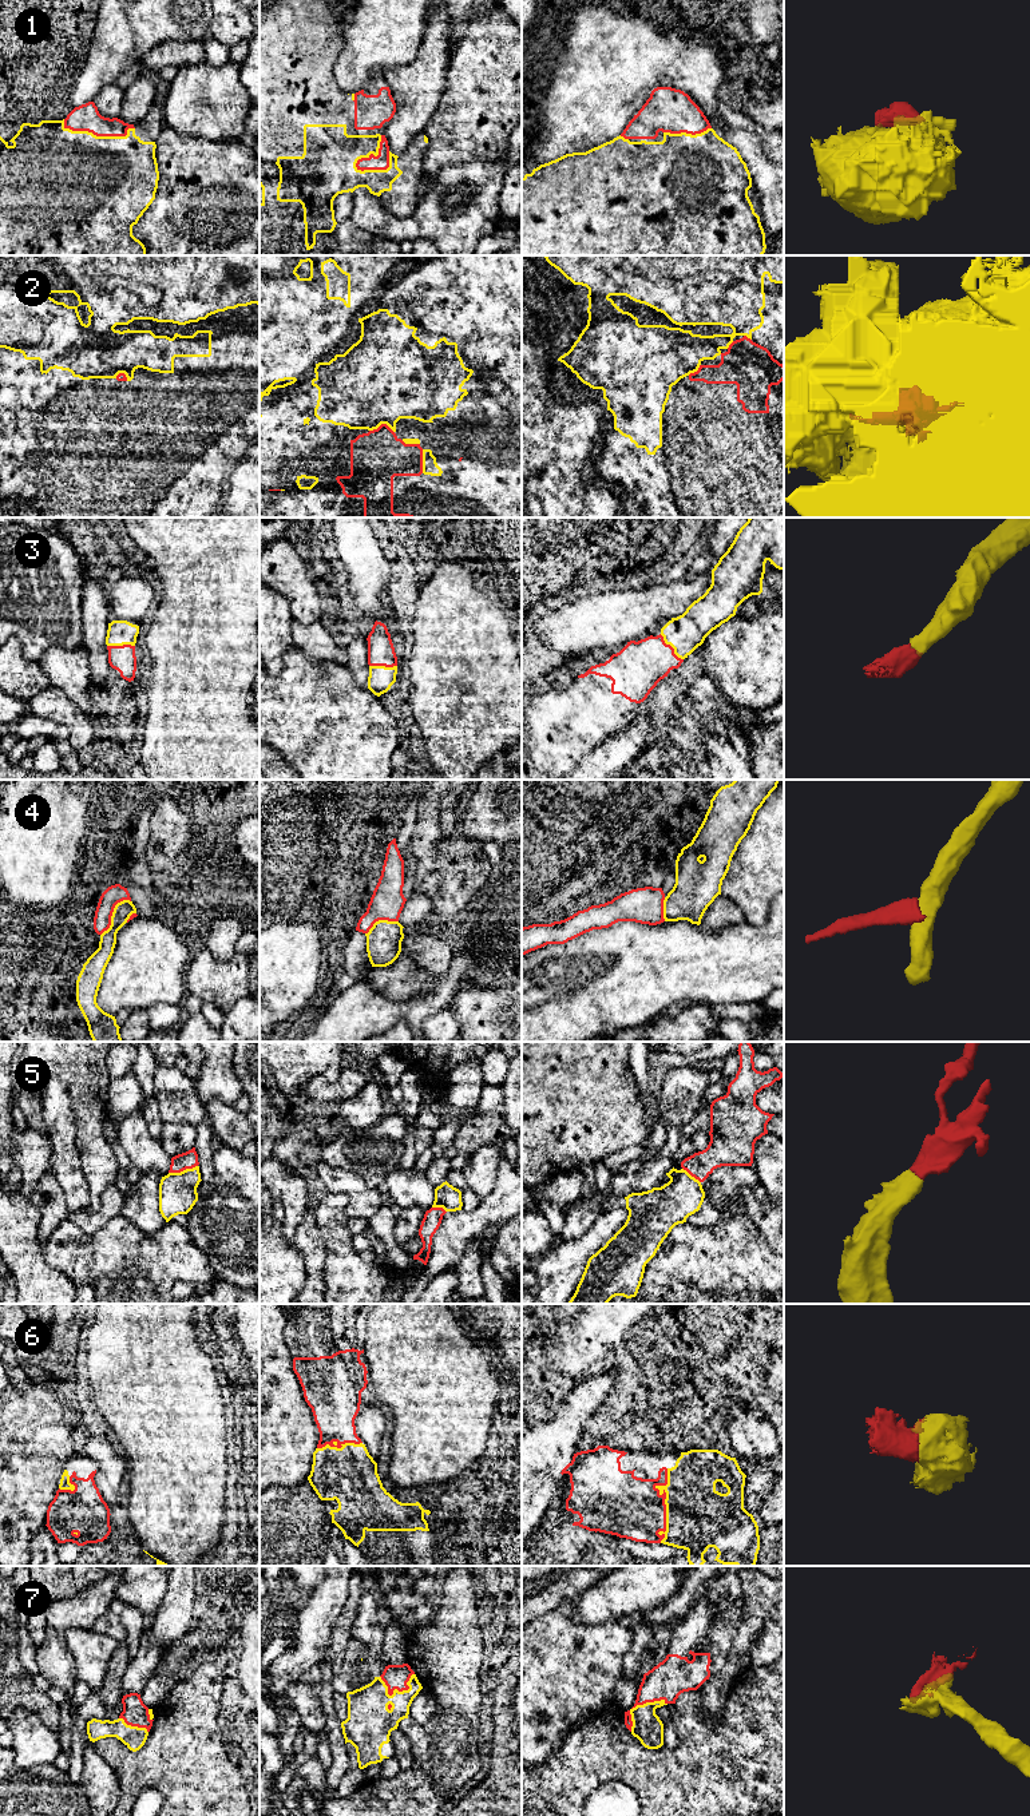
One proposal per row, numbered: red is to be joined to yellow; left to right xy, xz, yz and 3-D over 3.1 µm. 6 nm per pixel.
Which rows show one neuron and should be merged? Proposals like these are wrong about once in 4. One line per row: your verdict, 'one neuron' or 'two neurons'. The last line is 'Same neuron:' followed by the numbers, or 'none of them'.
1: one neuron
2: two neurons
3: one neuron
4: two neurons
5: one neuron
6: one neuron
7: one neuron
Same neuron: 1, 3, 5, 6, 7

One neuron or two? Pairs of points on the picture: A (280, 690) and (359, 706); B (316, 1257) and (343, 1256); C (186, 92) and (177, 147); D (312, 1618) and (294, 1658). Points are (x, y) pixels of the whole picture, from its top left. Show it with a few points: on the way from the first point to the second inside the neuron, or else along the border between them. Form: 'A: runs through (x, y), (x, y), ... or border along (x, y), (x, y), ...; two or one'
A: runs through (300, 706), (339, 706); one
B: border along (316, 1228), (325, 1248), (325, 1288); two
C: border along (165, 123), (183, 134), (210, 141); two
D: runs through (312, 1628), (311, 1641), (304, 1649); one

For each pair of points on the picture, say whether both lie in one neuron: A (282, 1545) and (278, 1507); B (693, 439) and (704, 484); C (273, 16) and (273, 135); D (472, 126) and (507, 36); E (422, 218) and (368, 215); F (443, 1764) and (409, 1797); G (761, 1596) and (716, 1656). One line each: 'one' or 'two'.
A: one
B: one
C: one
D: one
E: one
F: one
G: one

